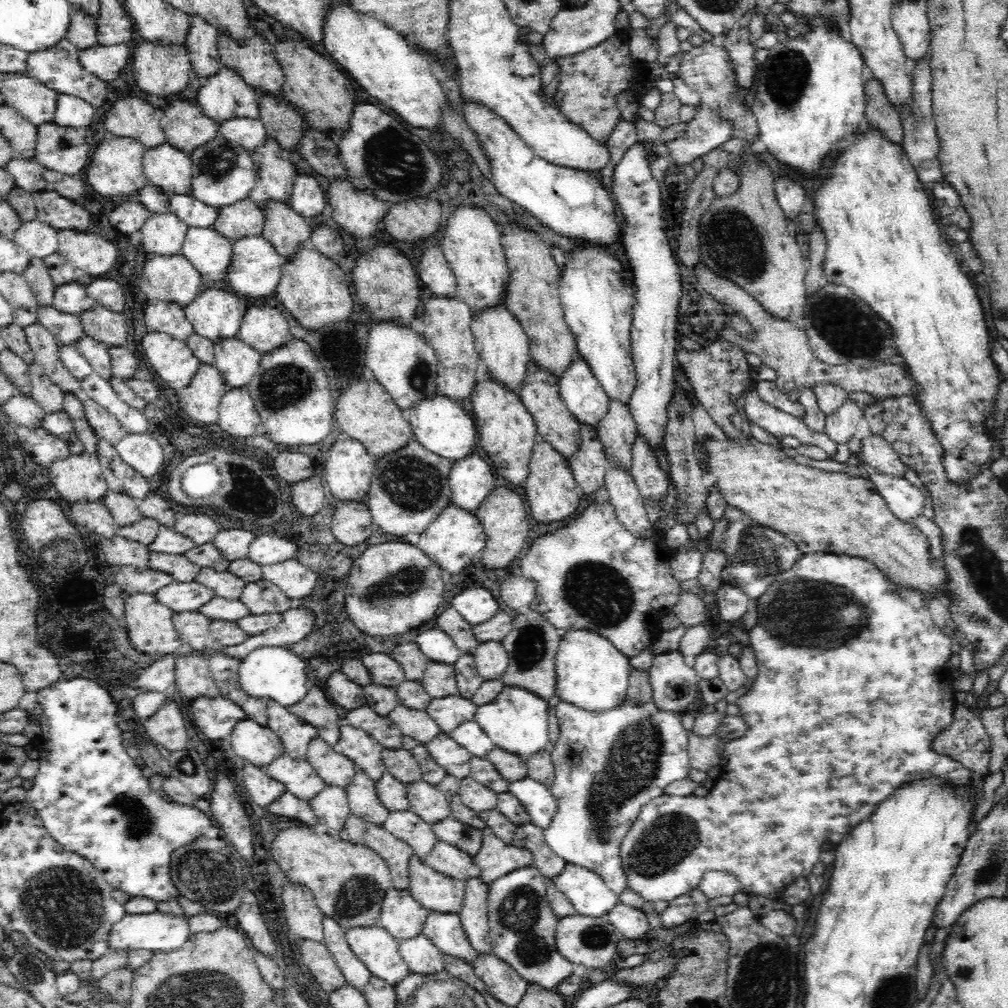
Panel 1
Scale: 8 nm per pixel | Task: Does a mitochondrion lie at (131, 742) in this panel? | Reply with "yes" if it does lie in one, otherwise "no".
no

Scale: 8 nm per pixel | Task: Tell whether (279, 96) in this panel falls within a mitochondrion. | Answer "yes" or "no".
no

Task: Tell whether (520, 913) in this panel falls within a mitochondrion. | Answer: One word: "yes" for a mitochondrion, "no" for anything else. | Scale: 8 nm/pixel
yes

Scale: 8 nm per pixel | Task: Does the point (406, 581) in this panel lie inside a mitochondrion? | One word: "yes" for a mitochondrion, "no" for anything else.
yes

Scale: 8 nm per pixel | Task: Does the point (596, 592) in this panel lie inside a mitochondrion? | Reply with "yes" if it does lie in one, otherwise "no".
yes

